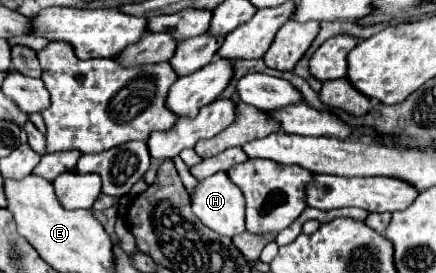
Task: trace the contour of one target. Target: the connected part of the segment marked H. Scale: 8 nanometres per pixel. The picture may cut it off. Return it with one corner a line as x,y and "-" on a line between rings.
225,172
201,180
191,206
193,214
219,236
233,238
245,230
245,198

